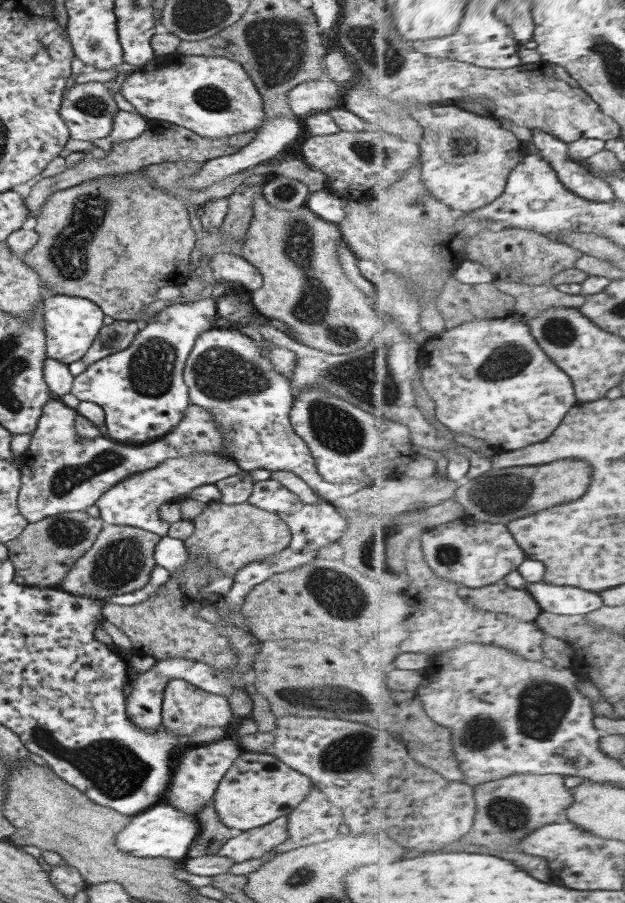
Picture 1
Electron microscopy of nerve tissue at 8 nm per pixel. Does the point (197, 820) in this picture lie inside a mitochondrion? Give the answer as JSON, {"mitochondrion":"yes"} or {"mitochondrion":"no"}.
{"mitochondrion":"no"}

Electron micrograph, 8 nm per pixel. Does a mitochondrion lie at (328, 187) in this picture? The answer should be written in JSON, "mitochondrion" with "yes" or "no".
{"mitochondrion":"no"}

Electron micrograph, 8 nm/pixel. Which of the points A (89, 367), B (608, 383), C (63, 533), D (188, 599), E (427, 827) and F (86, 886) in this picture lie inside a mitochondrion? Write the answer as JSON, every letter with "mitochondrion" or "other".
{"A":"other","B":"other","C":"mitochondrion","D":"other","E":"other","F":"other"}

